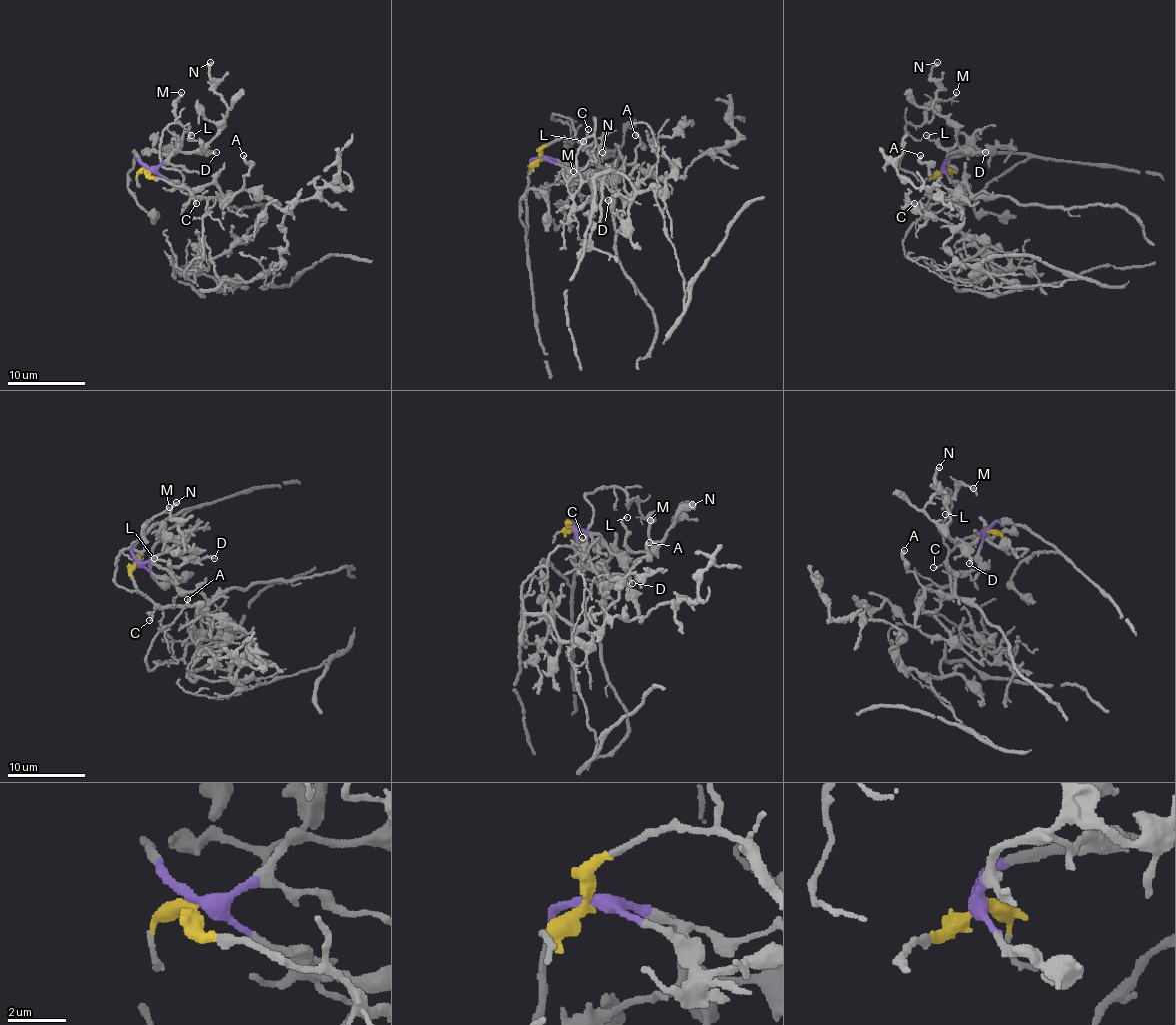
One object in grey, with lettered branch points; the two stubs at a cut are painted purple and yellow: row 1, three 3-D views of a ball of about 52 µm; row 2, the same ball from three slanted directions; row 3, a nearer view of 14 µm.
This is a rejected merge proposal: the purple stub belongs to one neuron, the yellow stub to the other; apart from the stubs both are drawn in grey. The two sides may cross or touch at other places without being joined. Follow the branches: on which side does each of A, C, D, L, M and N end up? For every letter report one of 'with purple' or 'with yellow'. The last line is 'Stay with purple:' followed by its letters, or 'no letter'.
A: with purple
C: with yellow
D: with purple
L: with purple
M: with yellow
N: with purple
Stay with purple: A, D, L, N

